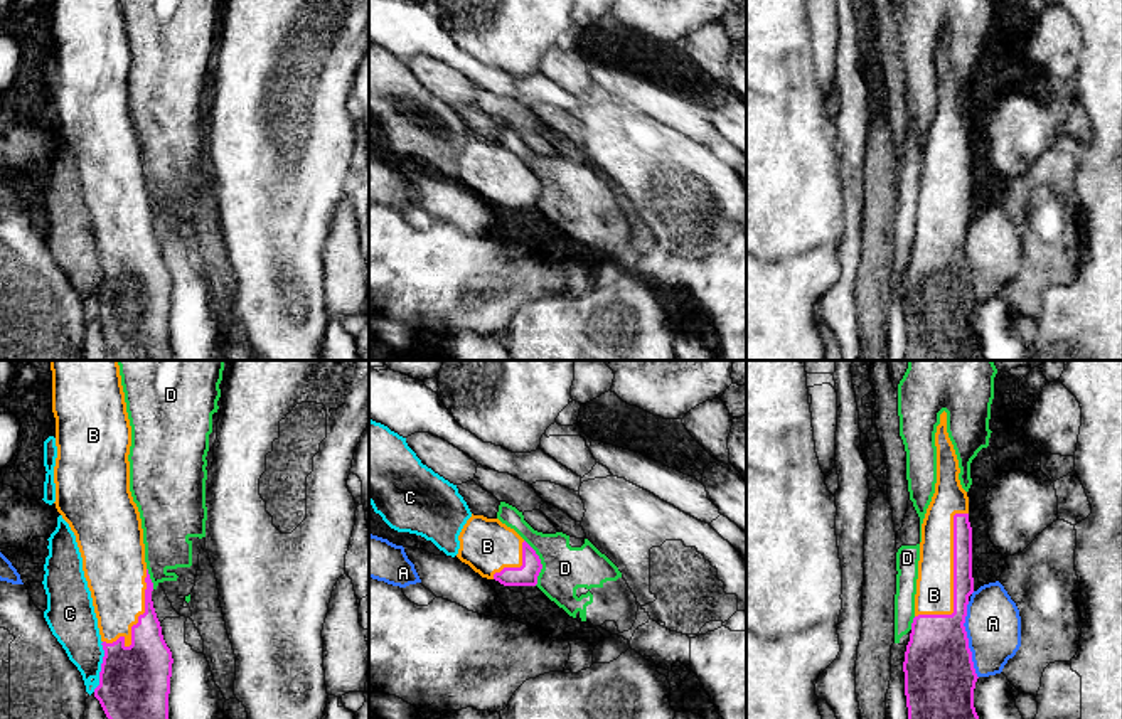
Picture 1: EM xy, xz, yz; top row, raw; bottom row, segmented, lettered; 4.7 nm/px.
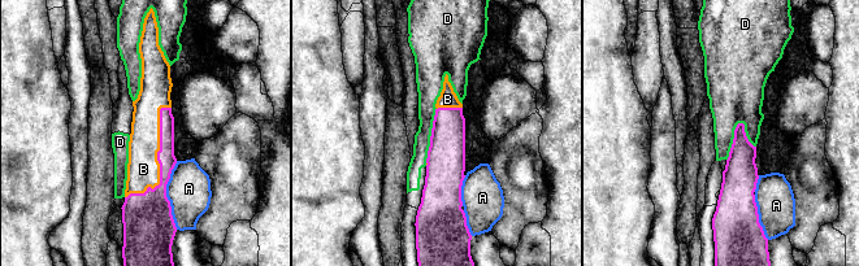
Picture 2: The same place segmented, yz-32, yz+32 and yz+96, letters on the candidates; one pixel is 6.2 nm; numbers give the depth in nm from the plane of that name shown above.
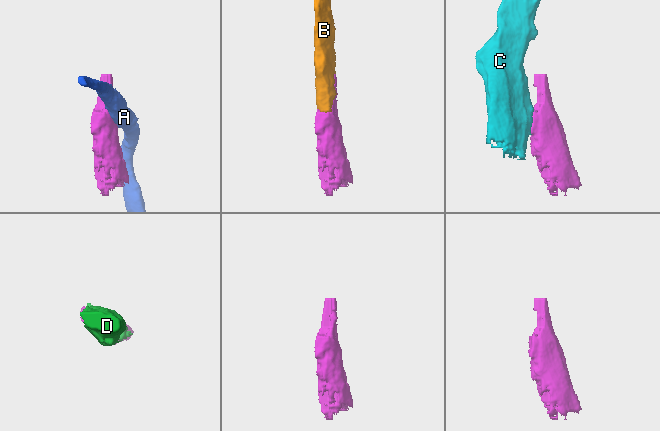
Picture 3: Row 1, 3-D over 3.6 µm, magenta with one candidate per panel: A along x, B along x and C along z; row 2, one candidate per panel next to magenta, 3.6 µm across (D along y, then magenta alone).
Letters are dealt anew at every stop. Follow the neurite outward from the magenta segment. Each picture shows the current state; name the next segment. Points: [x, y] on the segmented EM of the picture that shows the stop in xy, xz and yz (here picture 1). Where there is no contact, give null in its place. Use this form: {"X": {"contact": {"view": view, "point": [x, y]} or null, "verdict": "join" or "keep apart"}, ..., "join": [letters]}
{"A": {"contact": {"view": "yz", "point": [967, 640]}, "verdict": "keep apart"}, "B": {"contact": {"view": "yz", "point": [954, 576]}, "verdict": "join"}, "C": {"contact": {"view": "xy", "point": [101, 667]}, "verdict": "keep apart"}, "D": {"contact": {"view": "xz", "point": [539, 563]}, "verdict": "keep apart"}, "join": ["B"]}

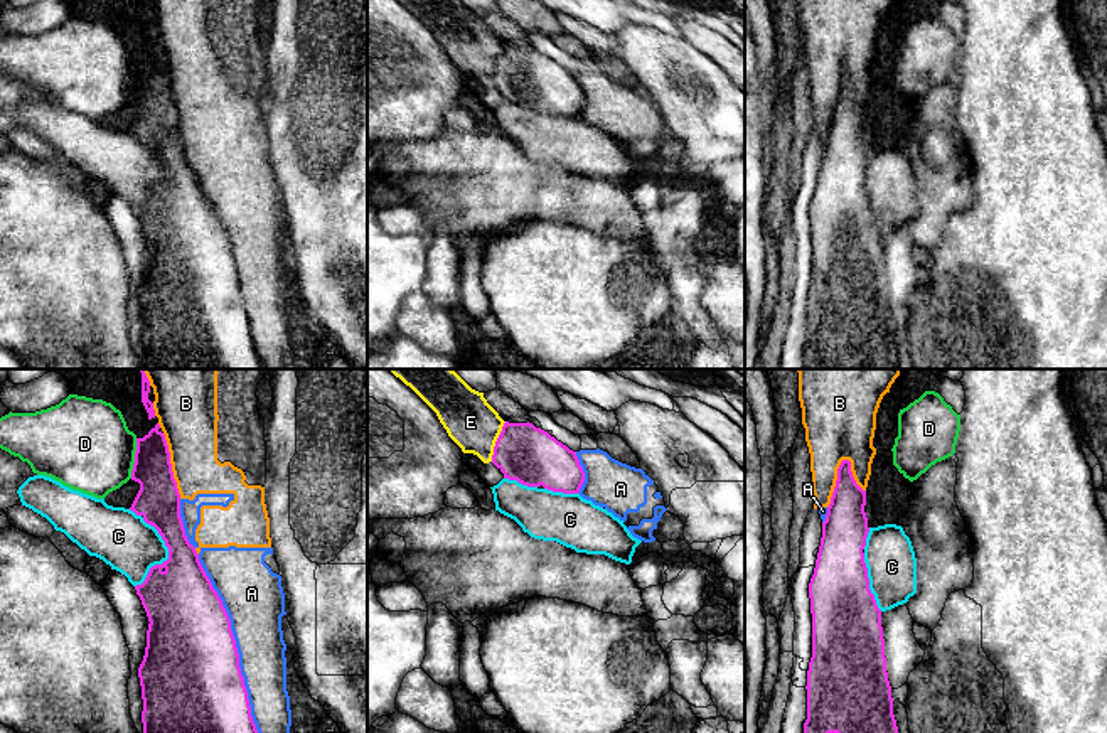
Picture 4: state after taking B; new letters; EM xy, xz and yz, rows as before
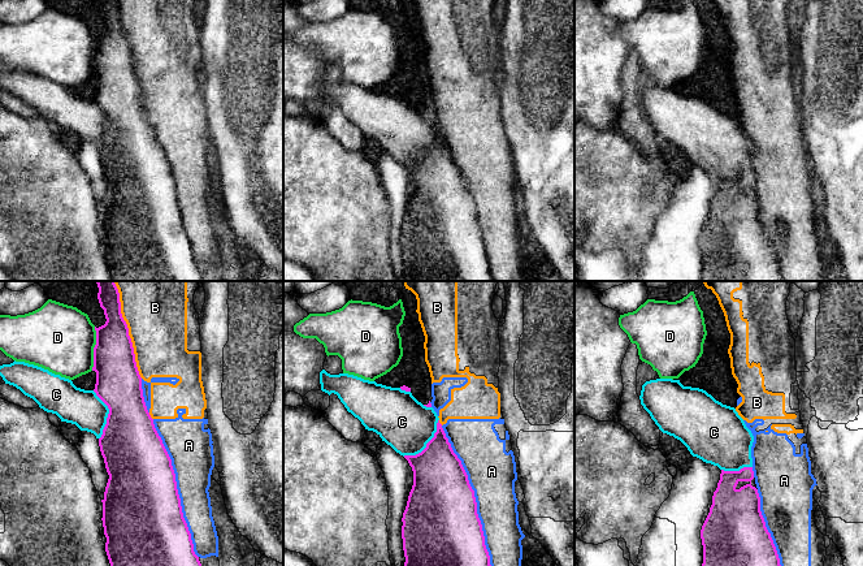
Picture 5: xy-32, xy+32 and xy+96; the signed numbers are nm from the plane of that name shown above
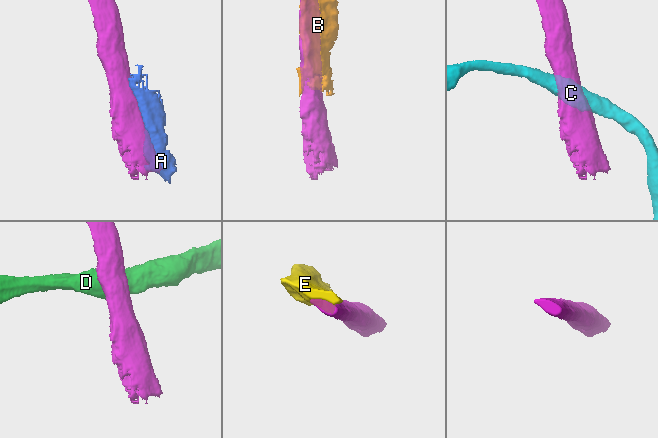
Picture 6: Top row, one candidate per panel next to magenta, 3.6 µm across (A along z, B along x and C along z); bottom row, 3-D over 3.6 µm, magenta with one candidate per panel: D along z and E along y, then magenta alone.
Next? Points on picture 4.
{"A": {"contact": {"view": "xy", "point": [235, 644]}, "verdict": "keep apart"}, "B": {"contact": {"view": "yz", "point": [836, 482]}, "verdict": "keep apart"}, "C": {"contact": {"view": "xy", "point": [169, 550]}, "verdict": "keep apart"}, "D": {"contact": {"view": "xy", "point": [135, 459]}, "verdict": "keep apart"}, "E": {"contact": {"view": "xz", "point": [496, 442]}, "verdict": "keep apart"}, "join": []}

